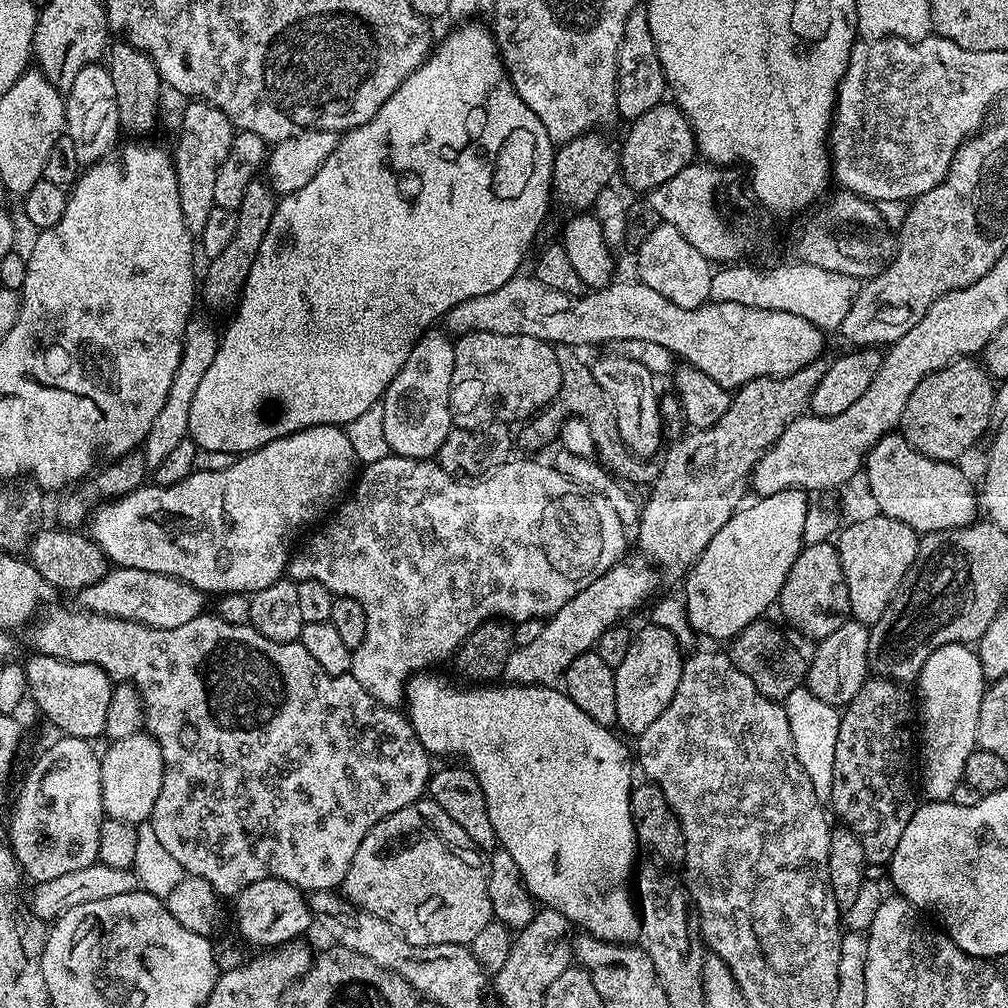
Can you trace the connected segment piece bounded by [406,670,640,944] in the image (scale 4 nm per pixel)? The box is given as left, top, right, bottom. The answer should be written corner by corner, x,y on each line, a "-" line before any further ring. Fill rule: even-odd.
423,671
409,681
408,699
406,702
406,715
412,724
418,742
433,757
440,754
458,754
461,761
466,762
472,773
478,778
478,786
482,786
482,794
486,794
486,810
490,810
490,822
494,826
494,834
499,847
505,848
518,862
520,878
528,888
529,894
544,908
552,908
568,919
569,925
578,927
587,935
596,936
600,940
608,940
611,944
632,944
640,934
640,917
635,903
628,901
628,892
620,883
628,876
632,863
636,860
636,824
632,820
632,764
628,761
628,748
619,740
611,728
598,726
594,718
589,718
570,702
568,695
556,686
541,686
538,684
510,684
500,686
464,686
468,688
455,688
444,680
432,676
429,671

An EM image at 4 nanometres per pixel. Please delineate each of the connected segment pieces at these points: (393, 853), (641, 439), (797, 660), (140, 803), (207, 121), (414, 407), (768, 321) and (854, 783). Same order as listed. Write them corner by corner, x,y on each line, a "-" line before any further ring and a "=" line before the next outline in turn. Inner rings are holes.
431,798
415,800
410,806
384,816
370,829
354,854
354,862
350,862
350,870
346,870
342,894
354,906
386,918
406,942
419,948
439,944
471,945
478,933
494,920
485,853
470,842
462,826
=
617,354
600,356
596,361
591,361
590,367
594,374
594,382
598,382
601,393
607,399
608,396
612,399
612,416
616,419
614,431
619,434
620,441
635,456
655,457
655,452
661,451
660,439
666,431
660,414
661,399
656,396
657,377
646,366
642,366
642,362
=
758,619
735,633
731,637
730,655
734,666
738,666
738,670
742,670
742,674
754,682
754,686
758,686
761,694
771,700
784,702
792,690
805,683
808,660
774,625
766,621
=
141,730
134,734
130,734
126,738
118,738
117,740
111,741
107,745
108,749
103,749
100,757
100,769
102,770
102,806
104,807
104,815
110,820
121,820
130,825
142,824
152,819
152,811
154,810
154,802
158,802
158,790
162,790
162,774
164,773
164,763
162,762
162,750
158,746
158,742
155,738
148,735
147,731
=
193,99
192,104
184,112
184,121
180,124
180,137
174,147
174,163
178,178
178,202
182,206
182,218
189,232
199,234
202,226
206,226
206,218
210,218
210,210
214,210
214,178
218,178
218,169
226,162
226,154
230,154
234,126
222,110
205,100
=
429,330
410,350
406,366
398,370
394,382
384,391
384,417
382,431
386,434
388,451
394,456
405,456
415,460
431,460
439,453
442,442
454,427
450,390
454,374
456,345
447,331
=
709,302
697,308
677,308
674,315
675,355
729,390
754,378
789,376
821,359
823,353
825,333
798,314
751,308
738,302
=
869,678
840,712
830,808
836,811
837,821
862,842
869,865
884,866
891,861
918,807
914,764
912,768
914,696
904,688
895,680

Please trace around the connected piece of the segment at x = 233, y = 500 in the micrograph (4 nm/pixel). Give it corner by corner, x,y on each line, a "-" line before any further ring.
323,424
313,428
303,428
289,436
278,438
258,450
243,453
239,458
233,459
232,464
226,466
226,470
214,470
213,472
193,471
192,475
187,476
185,480
169,488
158,486
155,482
148,482
142,488
135,488
133,492
127,492
125,496
117,496
101,503
90,517
90,529
92,528
90,536
96,541
97,546
103,550
109,561
117,568
150,570
158,574
173,576
179,580
186,581
187,584
194,585
206,594
211,594
211,592
251,594
258,590
266,590
266,586
270,586
285,575
290,553
293,551
292,539
299,534
300,528
306,527
311,520
318,519
328,507
331,509
349,491
357,472
358,461
354,454
354,446
350,446
350,438
343,427
335,424

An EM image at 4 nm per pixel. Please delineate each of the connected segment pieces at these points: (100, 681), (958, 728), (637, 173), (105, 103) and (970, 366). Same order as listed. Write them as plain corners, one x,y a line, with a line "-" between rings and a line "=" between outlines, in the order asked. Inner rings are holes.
32,654
24,664
24,680
30,700
40,707
41,714
54,727
61,728
59,731
63,735
89,742
95,741
95,736
100,738
105,735
114,681
96,664
=
967,644
942,645
930,654
930,658
926,658
926,666
922,666
918,677
919,684
918,720
924,723
924,765
918,768
918,788
925,801
951,800
954,790
963,781
966,758
970,758
970,754
978,748
978,714
986,691
979,651
=
665,102
646,110
638,119
631,121
628,133
624,136
624,145
619,145
619,175
636,192
647,194
653,188
670,182
678,170
697,159
696,135
692,132
692,123
684,117
675,103
=
103,63
88,64
78,70
74,86
70,86
64,96
64,127
70,142
74,142
74,150
78,150
81,165
98,164
117,151
122,137
118,98
114,94
114,78
110,78
=
961,358
950,362
942,370
931,372
910,394
910,402
906,402
906,410
902,414
899,427
910,446
914,446
922,454
935,460
959,461
984,436
984,431
992,424
992,416
996,412
997,385
983,363
976,358

